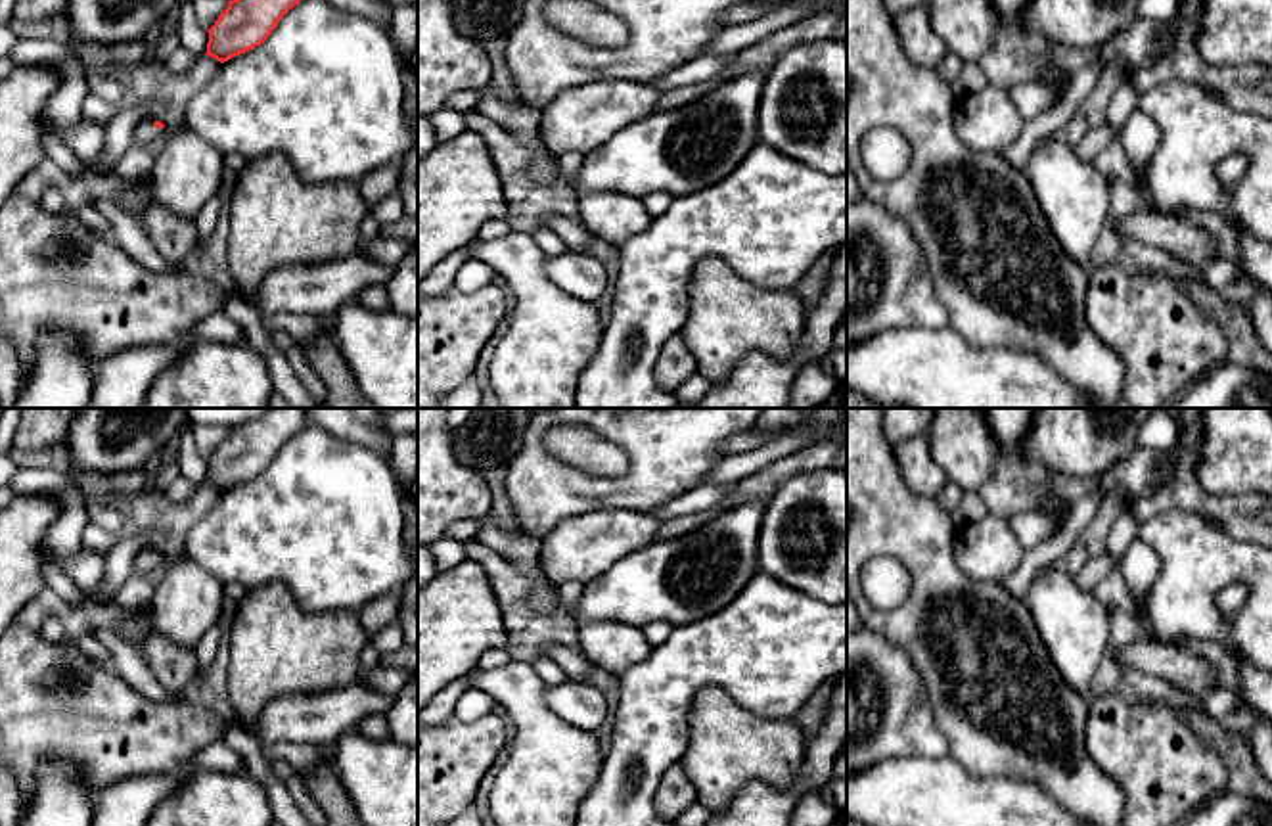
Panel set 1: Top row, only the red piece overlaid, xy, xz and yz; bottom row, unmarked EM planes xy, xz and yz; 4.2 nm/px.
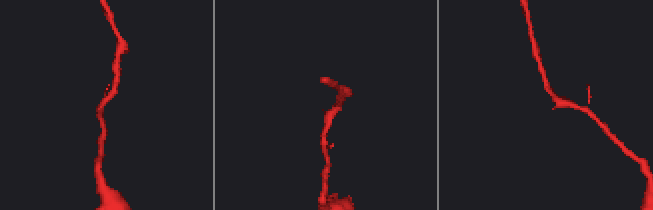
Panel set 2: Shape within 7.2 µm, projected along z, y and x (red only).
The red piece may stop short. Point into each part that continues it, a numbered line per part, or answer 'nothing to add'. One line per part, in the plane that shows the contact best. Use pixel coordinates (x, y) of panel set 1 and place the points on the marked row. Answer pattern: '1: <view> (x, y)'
1: xy (146, 133)

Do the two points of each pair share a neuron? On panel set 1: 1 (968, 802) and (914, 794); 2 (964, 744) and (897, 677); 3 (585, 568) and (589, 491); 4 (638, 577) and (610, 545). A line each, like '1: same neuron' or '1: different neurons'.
1: same neuron
2: different neurons
3: different neurons
4: different neurons

